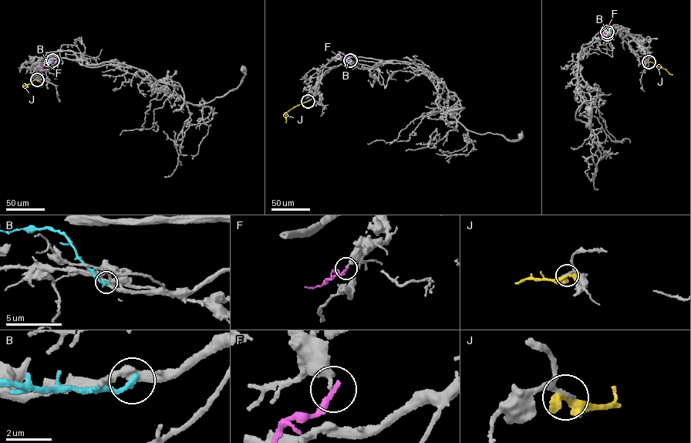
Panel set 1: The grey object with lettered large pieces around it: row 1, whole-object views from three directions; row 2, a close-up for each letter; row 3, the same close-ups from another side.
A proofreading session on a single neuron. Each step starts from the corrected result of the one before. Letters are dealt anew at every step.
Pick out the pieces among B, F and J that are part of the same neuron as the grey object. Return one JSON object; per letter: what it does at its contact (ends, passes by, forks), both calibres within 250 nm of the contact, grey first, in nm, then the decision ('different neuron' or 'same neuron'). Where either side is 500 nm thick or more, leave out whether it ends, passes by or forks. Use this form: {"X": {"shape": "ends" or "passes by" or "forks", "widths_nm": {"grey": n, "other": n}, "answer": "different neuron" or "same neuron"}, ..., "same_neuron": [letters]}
{"B": {"shape": "ends", "widths_nm": {"grey": 360, "other": 280}, "answer": "different neuron"}, "F": {"shape": "ends", "widths_nm": {"grey": 300, "other": 280}, "answer": "different neuron"}, "J": {"widths_nm": {"grey": 180, "other": 500}, "answer": "different neuron"}, "same_neuron": []}

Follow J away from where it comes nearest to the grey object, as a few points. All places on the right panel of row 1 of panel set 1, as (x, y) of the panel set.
J: (648, 62), (672, 74)

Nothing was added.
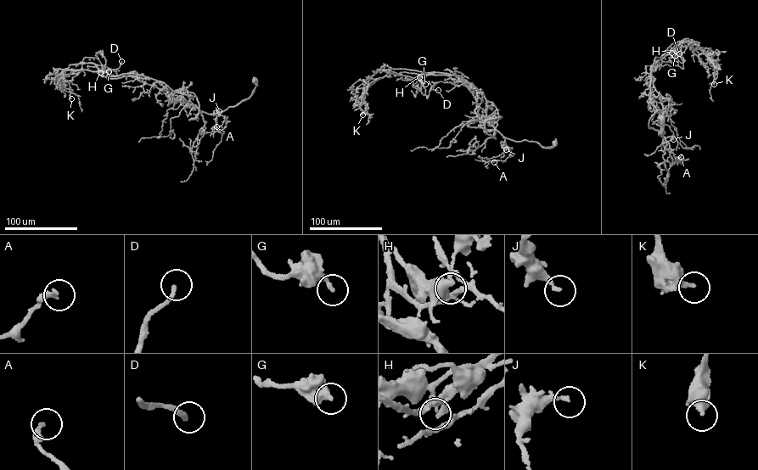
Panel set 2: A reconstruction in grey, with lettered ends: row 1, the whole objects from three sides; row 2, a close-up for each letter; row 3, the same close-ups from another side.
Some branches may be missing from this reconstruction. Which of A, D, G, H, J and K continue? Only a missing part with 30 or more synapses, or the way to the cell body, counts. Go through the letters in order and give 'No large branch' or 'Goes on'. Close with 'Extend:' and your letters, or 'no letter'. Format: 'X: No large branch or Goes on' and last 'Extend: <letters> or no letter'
A: No large branch
D: Goes on
G: No large branch
H: No large branch
J: No large branch
K: No large branch
Extend: D

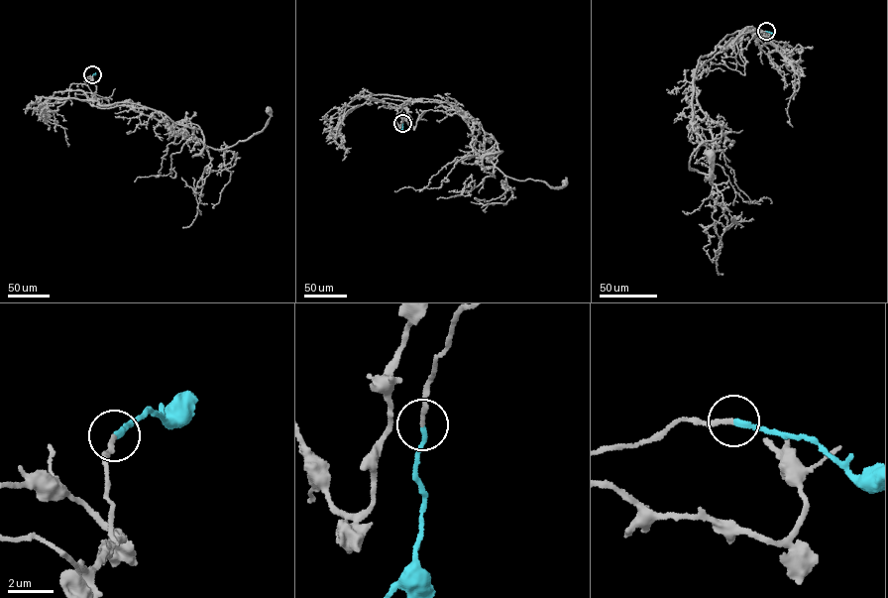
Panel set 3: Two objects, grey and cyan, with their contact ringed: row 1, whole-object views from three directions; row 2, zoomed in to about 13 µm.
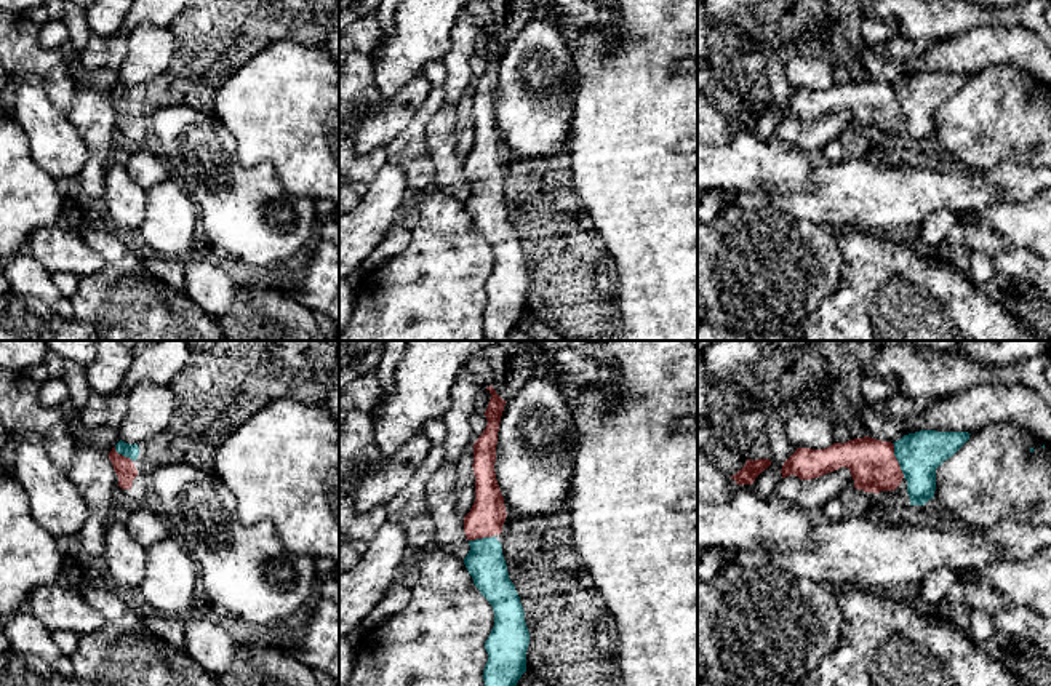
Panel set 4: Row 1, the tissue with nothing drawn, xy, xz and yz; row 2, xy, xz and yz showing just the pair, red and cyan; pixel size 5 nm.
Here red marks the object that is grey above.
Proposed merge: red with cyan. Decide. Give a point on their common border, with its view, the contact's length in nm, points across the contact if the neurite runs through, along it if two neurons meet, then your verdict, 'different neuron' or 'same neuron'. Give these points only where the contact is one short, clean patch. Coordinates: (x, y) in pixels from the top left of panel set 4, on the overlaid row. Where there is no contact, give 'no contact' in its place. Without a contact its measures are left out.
meets red in yz at (896, 461); contact 190 nm long; runs through yz (874, 467), (896, 461), (919, 454); same neuron

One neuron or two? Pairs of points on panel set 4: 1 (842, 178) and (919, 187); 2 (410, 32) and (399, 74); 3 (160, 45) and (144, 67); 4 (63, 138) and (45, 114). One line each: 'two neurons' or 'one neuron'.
1: one neuron
2: one neuron
3: one neuron
4: one neuron

